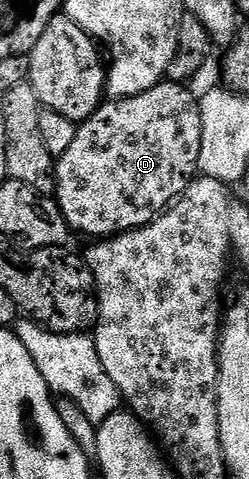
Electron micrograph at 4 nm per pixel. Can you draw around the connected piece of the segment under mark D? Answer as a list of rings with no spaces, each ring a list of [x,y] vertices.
[[[161,82],[142,94],[134,94],[130,98],[109,99],[101,103],[100,109],[89,120],[83,121],[74,134],[74,142],[66,154],[62,154],[56,162],[56,204],[62,210],[69,229],[73,233],[81,232],[88,238],[107,238],[118,236],[122,232],[132,232],[136,228],[144,228],[150,222],[157,220],[178,197],[191,186],[198,175],[199,150],[202,149],[202,114],[197,93],[192,93],[191,87],[180,82]]]

